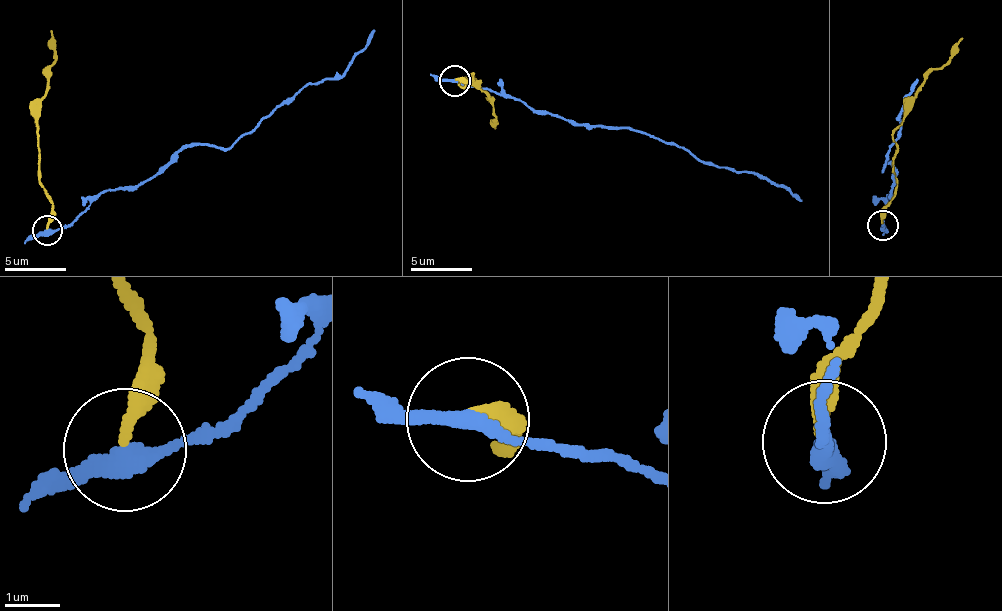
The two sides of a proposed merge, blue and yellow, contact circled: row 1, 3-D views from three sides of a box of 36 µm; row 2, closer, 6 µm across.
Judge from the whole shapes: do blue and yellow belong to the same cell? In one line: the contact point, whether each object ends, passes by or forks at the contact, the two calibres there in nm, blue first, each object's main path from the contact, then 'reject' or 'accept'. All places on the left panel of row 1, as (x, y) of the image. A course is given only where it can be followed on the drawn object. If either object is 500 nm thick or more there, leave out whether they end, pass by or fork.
at (47, 230); blue passes by; yellow ends there; 280 nm thick on the blue side, 260 nm on the other; blue runs (48, 229), (63, 229), (104, 192), (147, 183), (184, 149), (231, 148), (309, 84), (336, 79), (375, 30); yellow runs (48, 229), (53, 204), (38, 179), (38, 108), (56, 56), (52, 29); reject

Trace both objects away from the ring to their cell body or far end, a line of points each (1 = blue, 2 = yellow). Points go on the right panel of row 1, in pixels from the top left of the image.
1: (883, 224), (893, 166), (887, 162), (881, 170), (903, 121), (894, 119), (917, 79)
2: (883, 224), (893, 174), (893, 129), (903, 120), (903, 105), (945, 62), (963, 37)

